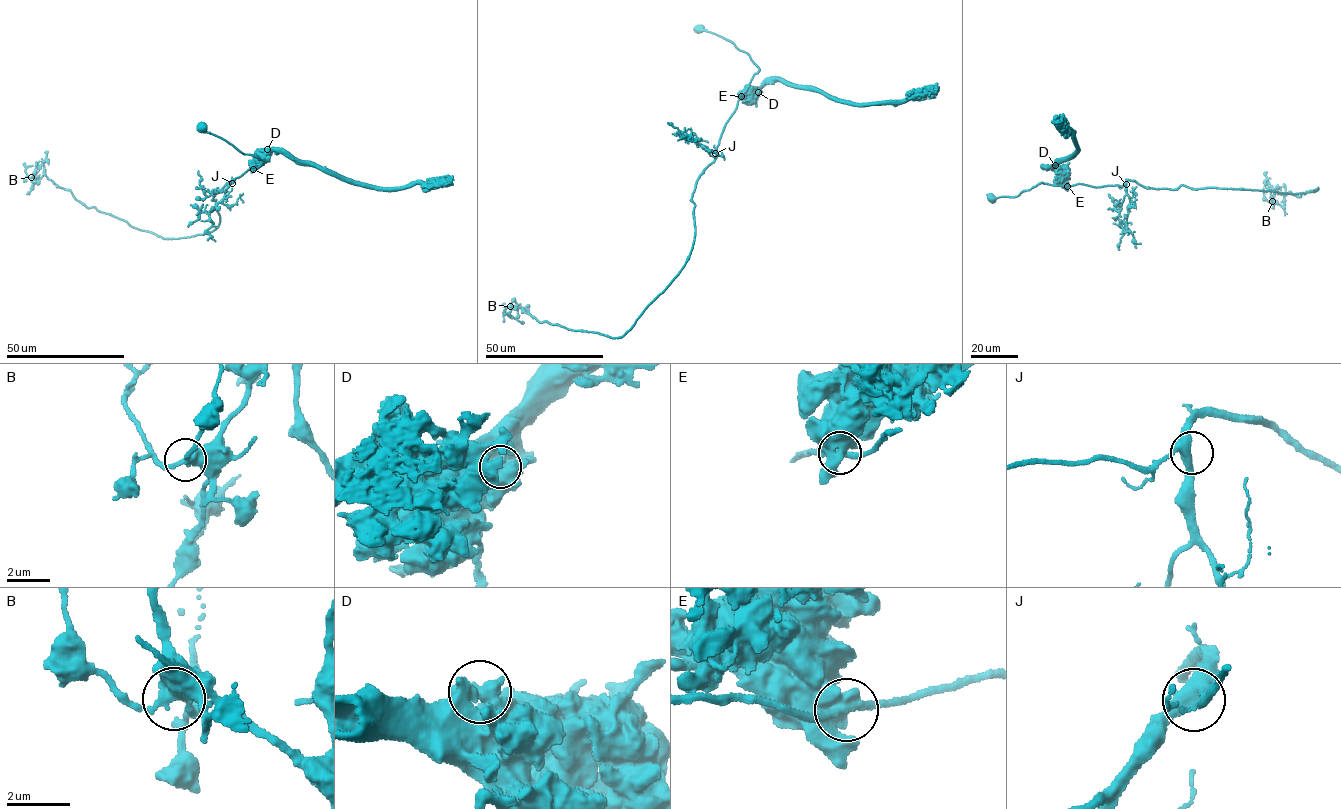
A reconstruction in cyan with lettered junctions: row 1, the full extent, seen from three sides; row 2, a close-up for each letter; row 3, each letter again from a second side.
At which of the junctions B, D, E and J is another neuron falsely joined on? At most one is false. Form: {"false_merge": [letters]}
{"false_merge": ["E"]}

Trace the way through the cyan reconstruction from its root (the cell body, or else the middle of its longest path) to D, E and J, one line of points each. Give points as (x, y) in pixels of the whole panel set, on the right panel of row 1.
D: (990, 198), (1013, 197), (1041, 182), (1055, 185), (1058, 177), (1055, 165)
E: (990, 198), (1013, 197), (1041, 182), (1067, 186)
J: (990, 198), (1013, 197), (1041, 182), (1065, 187), (1126, 184)

